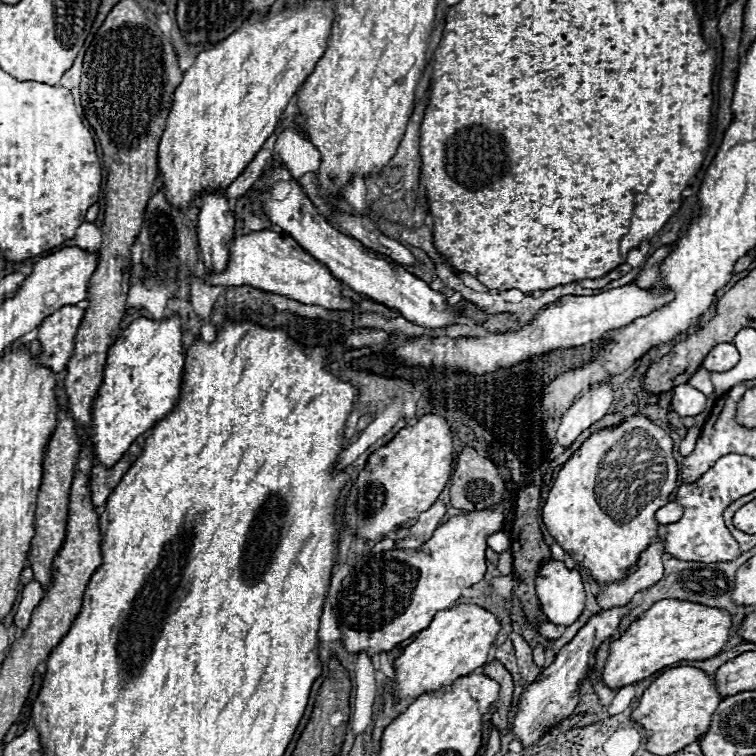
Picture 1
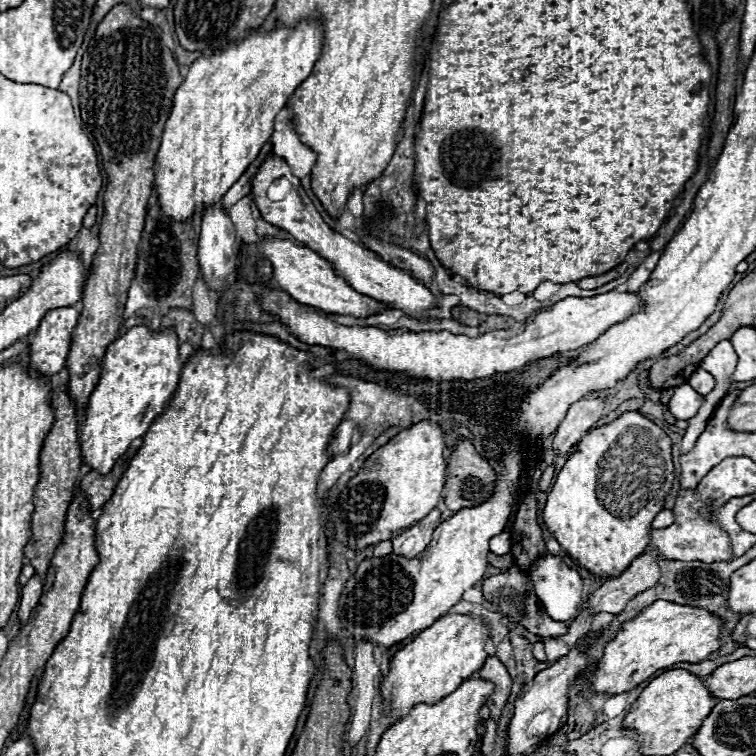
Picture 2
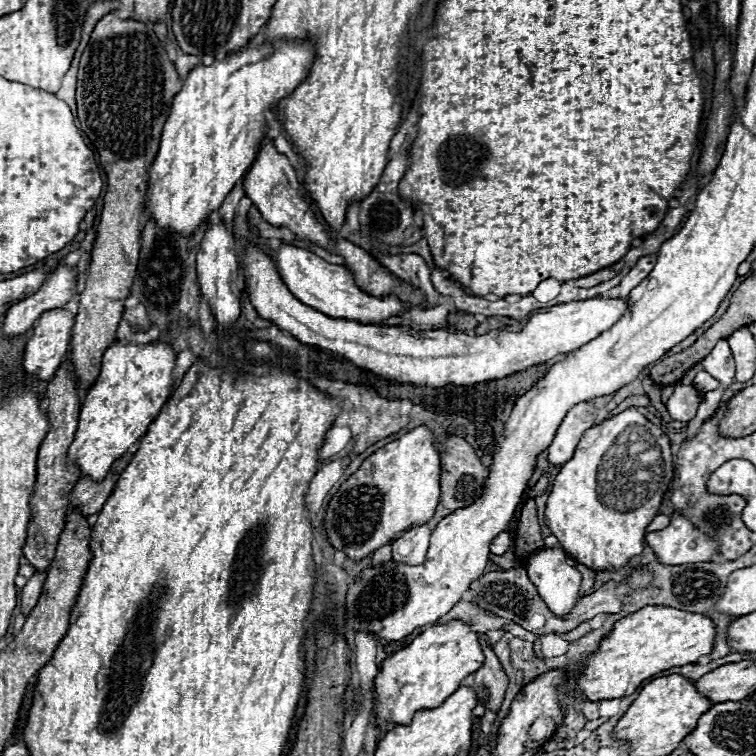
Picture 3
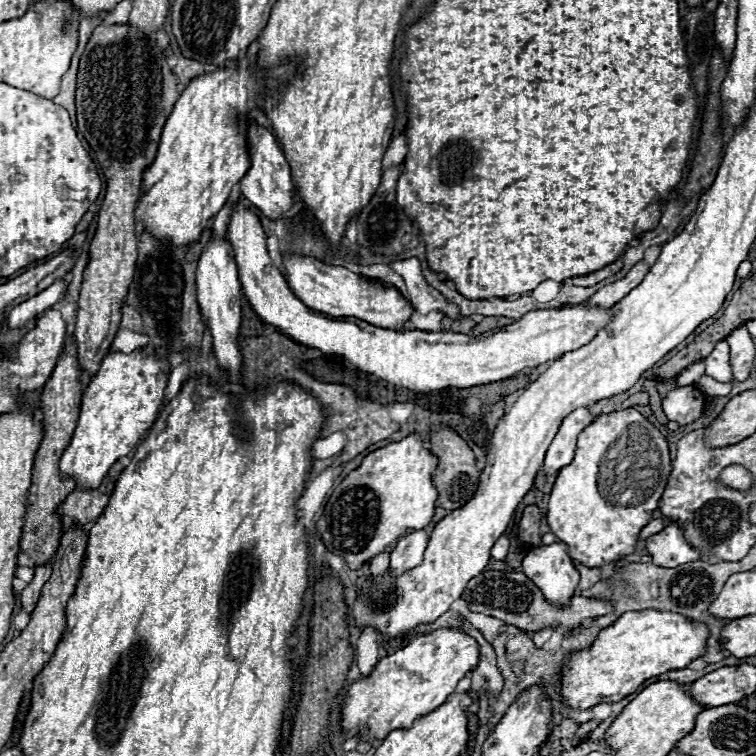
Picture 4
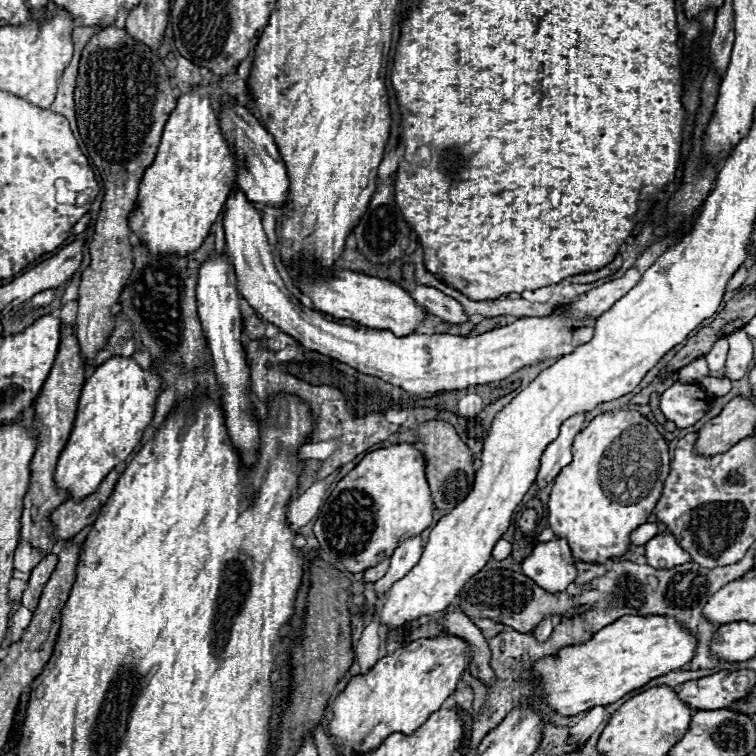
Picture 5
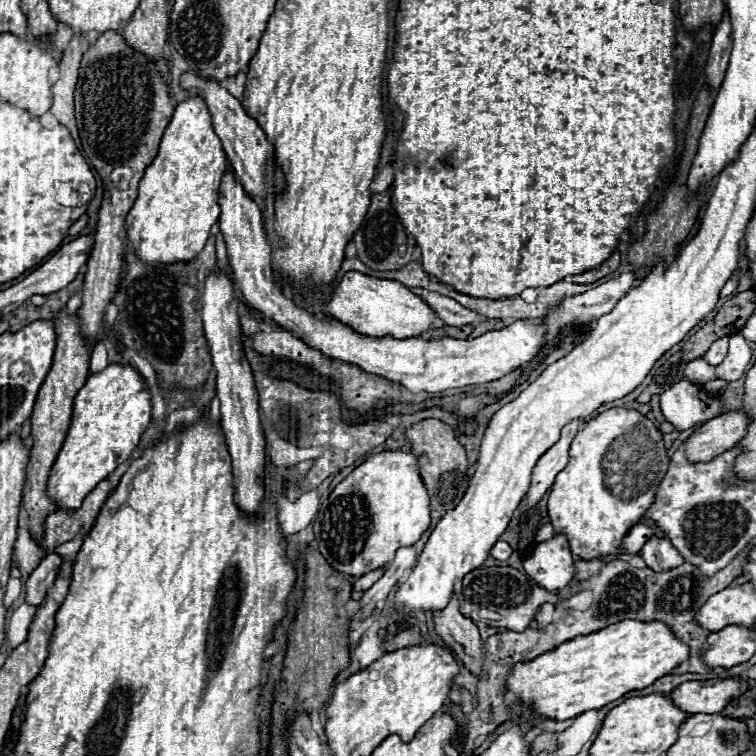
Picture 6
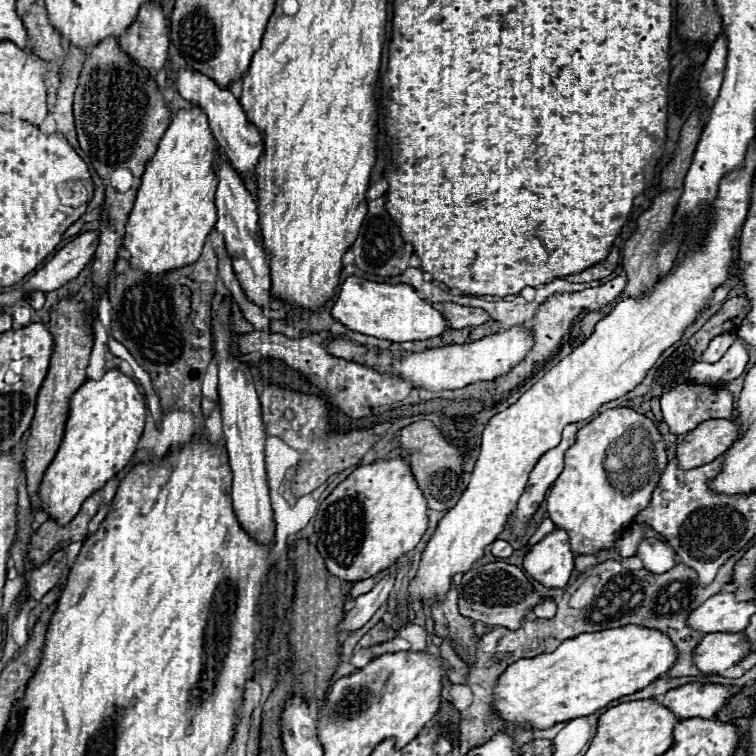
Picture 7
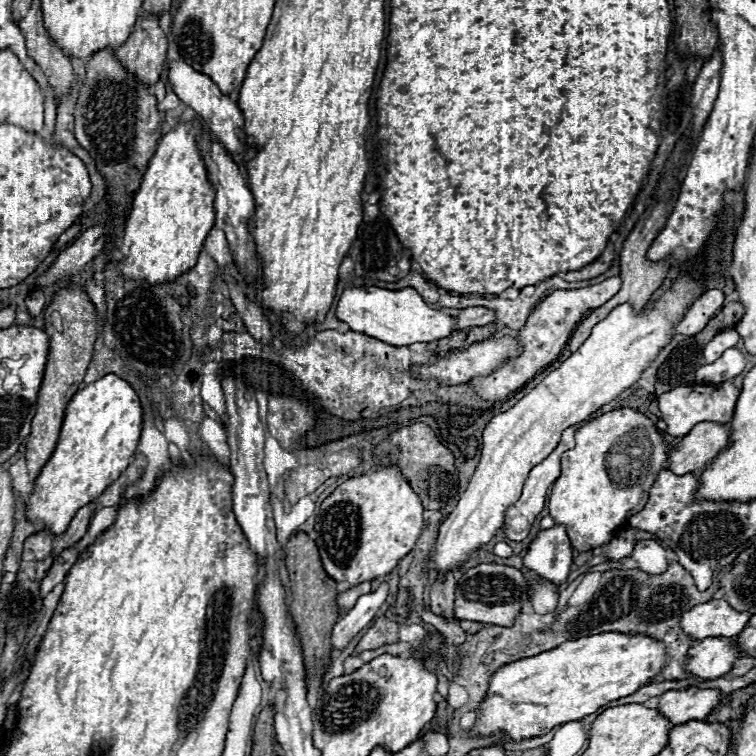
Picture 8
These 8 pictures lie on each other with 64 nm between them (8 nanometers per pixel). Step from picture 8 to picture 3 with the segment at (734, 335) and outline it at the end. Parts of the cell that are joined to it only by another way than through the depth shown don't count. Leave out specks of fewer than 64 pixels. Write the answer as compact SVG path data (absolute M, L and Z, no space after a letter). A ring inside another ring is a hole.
M720 340L714 346L714 350L702 360L702 366L722 384L722 388L728 388L734 382L734 358L726 340Z

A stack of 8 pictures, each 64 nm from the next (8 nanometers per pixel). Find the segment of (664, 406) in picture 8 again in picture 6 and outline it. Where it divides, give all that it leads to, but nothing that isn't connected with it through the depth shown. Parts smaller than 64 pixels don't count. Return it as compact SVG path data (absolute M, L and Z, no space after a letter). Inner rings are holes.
M682 380L662 392L660 408L666 422L670 422L678 432L694 428L696 424L716 418L728 410L724 408L724 402L720 402L720 394L712 394L704 386L688 380Z

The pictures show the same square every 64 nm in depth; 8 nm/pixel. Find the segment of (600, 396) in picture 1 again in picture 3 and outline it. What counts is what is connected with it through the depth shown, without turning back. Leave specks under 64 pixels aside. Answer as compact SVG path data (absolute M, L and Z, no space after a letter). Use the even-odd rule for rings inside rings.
M590 402L576 404L566 418L562 420L556 438L552 440L548 448L548 462L550 466L560 466L566 464L574 456L574 448L578 446L582 434L596 424L598 418L598 408Z

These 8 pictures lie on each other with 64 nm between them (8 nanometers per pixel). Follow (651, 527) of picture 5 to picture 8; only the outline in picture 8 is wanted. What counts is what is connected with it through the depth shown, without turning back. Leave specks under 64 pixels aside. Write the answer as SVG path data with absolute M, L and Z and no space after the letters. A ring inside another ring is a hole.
M624 528L624 530L620 530L620 532L616 534L616 538L600 550L600 554L606 556L608 562L628 558L628 556L632 554L632 550L634 550L634 532L636 532L634 528Z

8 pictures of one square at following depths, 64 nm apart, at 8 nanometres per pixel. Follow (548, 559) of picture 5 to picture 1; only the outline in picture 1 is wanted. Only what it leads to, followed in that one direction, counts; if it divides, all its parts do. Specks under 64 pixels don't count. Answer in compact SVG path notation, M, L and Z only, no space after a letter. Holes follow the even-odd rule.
M548 560L536 576L536 594L546 618L560 626L570 626L582 614L586 594L576 570L568 570L560 560Z

